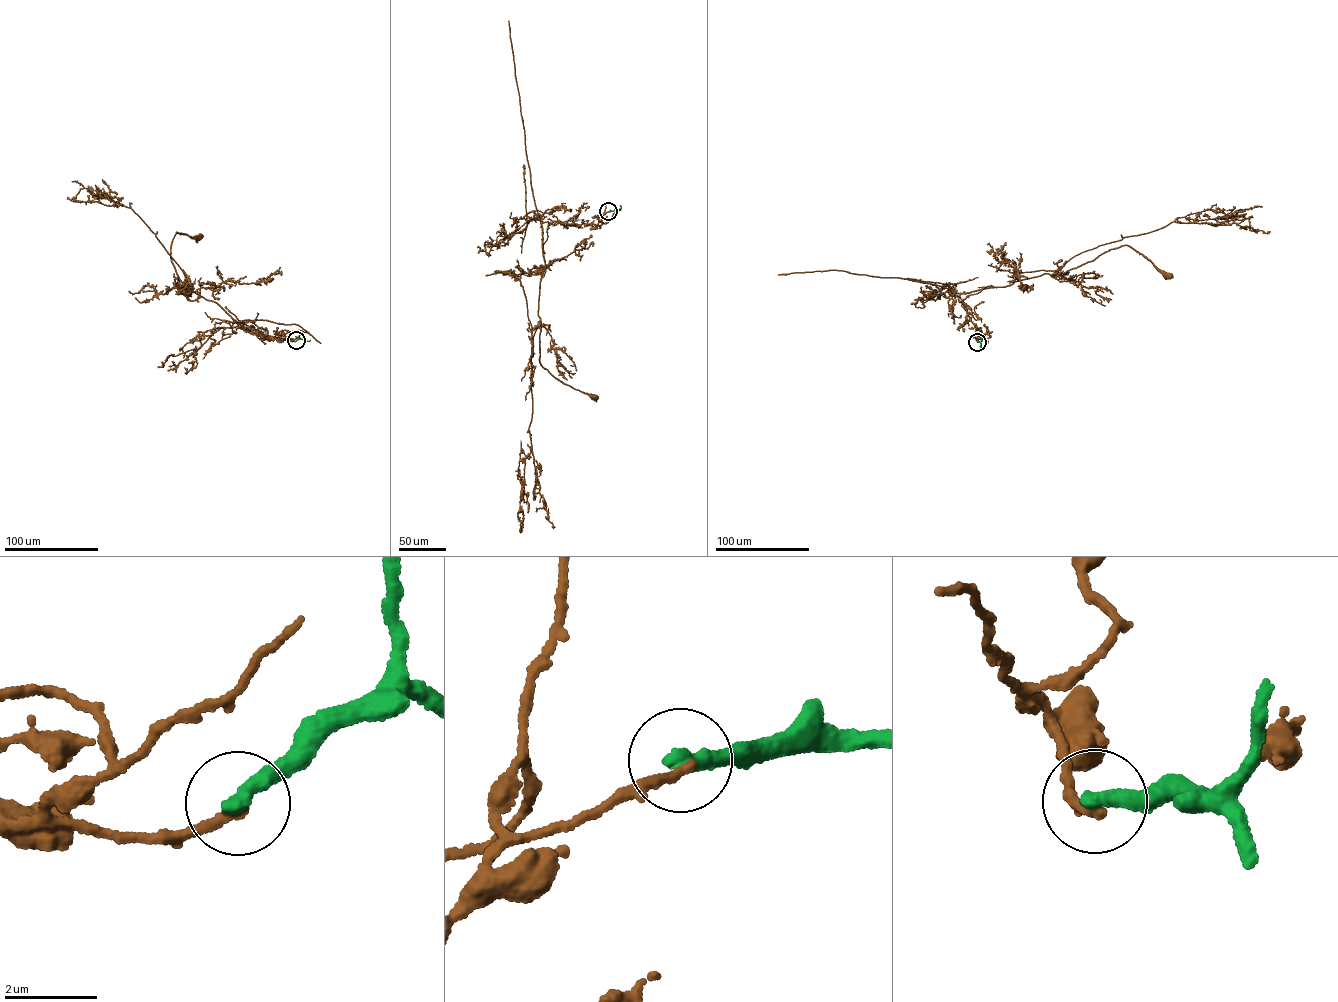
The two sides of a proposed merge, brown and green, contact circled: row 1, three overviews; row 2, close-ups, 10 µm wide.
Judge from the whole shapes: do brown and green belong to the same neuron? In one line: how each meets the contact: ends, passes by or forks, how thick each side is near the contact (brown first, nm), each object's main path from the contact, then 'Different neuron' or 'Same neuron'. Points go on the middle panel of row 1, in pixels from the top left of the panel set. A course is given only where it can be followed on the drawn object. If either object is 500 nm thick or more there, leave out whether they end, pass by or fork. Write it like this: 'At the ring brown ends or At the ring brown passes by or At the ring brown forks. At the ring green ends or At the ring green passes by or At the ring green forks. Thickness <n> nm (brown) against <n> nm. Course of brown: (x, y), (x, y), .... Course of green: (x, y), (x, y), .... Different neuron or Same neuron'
At the ring brown ends. At the ring green ends. Thickness 200 nm (brown) against 380 nm. Course of brown: (608, 211), (598, 225), (555, 221), (541, 224), (545, 272), (538, 312), (539, 361), (563, 383), (594, 396). Course of green: (608, 211), (620, 208), (620, 205). Different neuron

